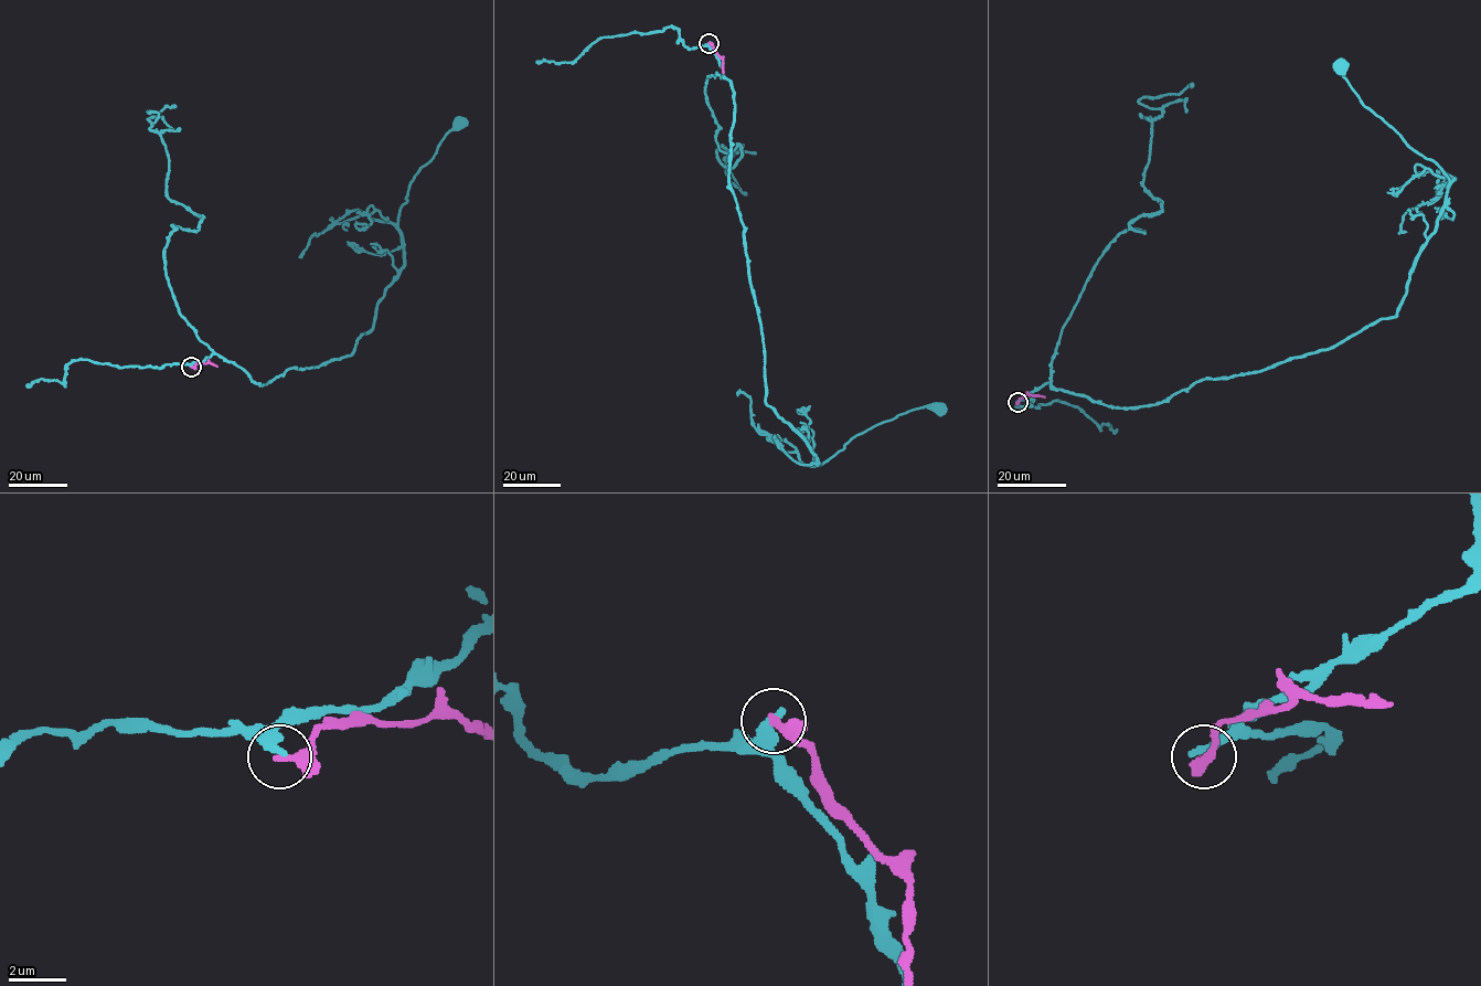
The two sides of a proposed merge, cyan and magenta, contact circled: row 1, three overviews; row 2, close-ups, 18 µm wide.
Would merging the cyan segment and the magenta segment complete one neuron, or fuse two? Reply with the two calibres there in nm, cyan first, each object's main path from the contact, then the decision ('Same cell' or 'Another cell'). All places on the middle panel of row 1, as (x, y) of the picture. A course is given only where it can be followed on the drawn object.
Thickness 360 nm (cyan) against 320 nm. Course of cyan: (709, 43), (734, 98), (730, 186), (763, 338), (765, 402), (820, 465), (880, 423), (929, 405), (940, 409). Course of magenta: (709, 43), (723, 60), (723, 73). Another cell

